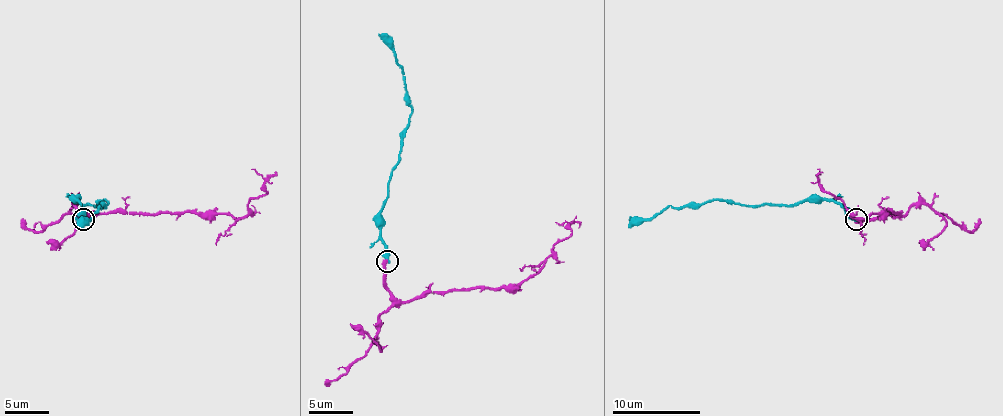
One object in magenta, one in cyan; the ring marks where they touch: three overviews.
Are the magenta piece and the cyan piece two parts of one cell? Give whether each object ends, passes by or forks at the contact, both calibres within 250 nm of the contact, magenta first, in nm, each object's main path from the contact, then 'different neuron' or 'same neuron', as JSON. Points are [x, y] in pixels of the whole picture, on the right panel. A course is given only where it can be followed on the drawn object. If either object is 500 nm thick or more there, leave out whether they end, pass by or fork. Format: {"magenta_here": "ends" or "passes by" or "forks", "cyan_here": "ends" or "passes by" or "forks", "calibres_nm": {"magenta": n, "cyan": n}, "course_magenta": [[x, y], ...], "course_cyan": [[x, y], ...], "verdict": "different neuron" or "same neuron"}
{"magenta_here": "ends", "cyan_here": "ends", "calibres_nm": {"magenta": 320, "cyan": 420}, "course_magenta": [[855, 221], [875, 221], [897, 212], [873, 212], [866, 219], [855, 219], [829, 192], [818, 177], [818, 168]], "course_cyan": [[855, 219], [833, 201], [820, 199], [778, 206], [728, 203], [717, 199], [662, 210], [629, 225]], "verdict": "different neuron"}

